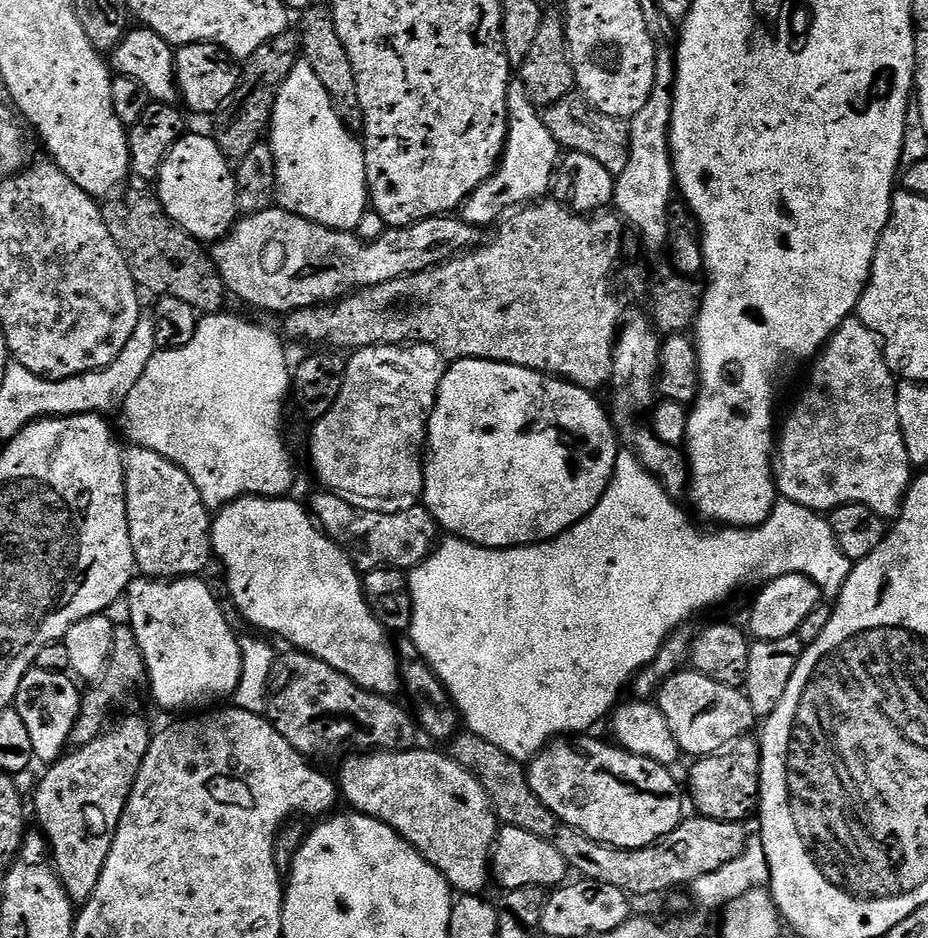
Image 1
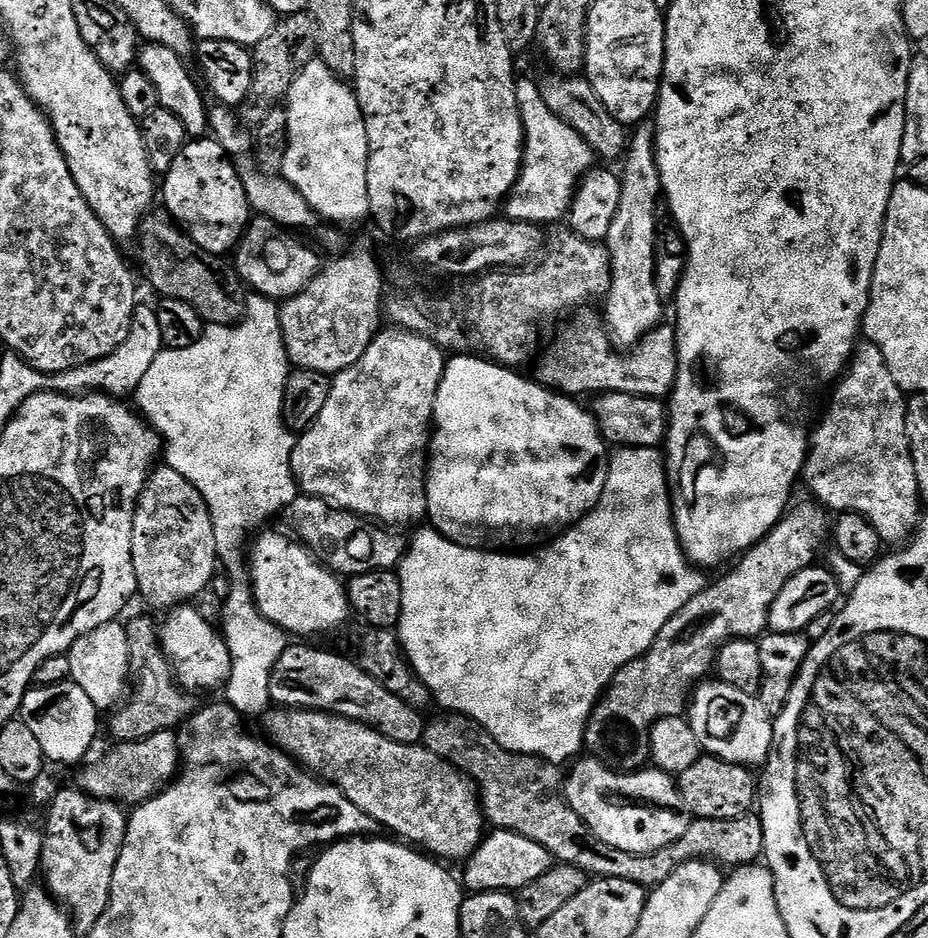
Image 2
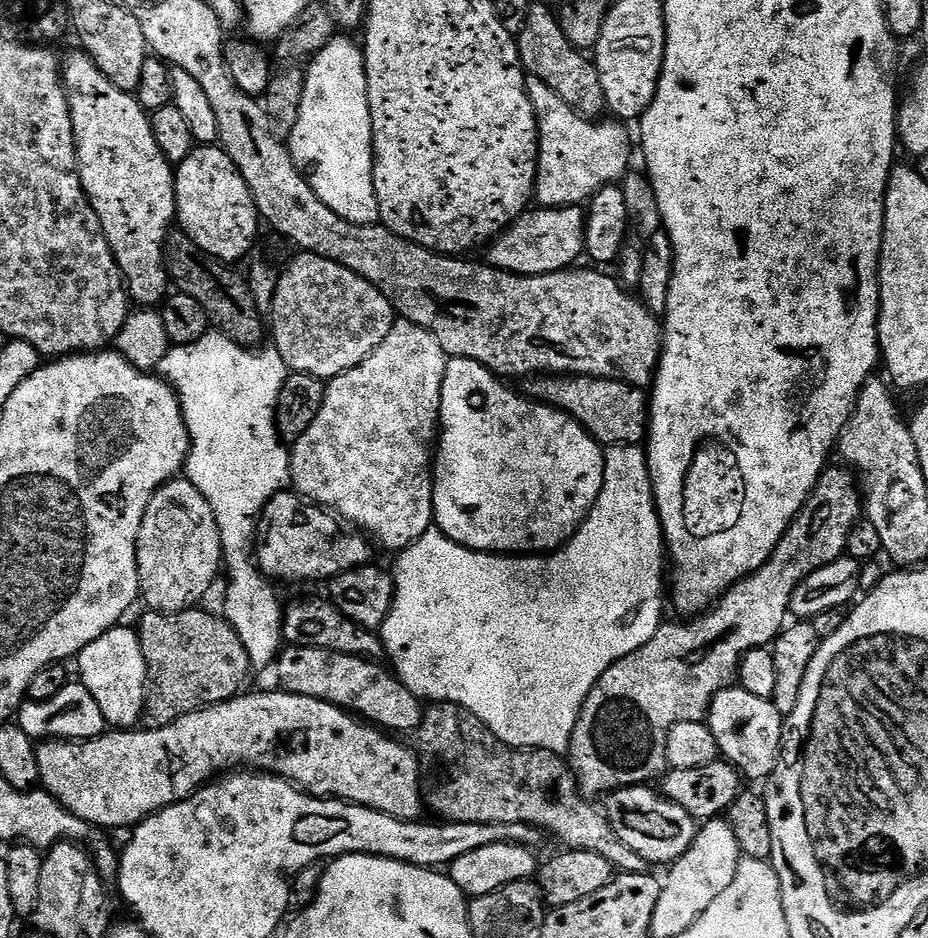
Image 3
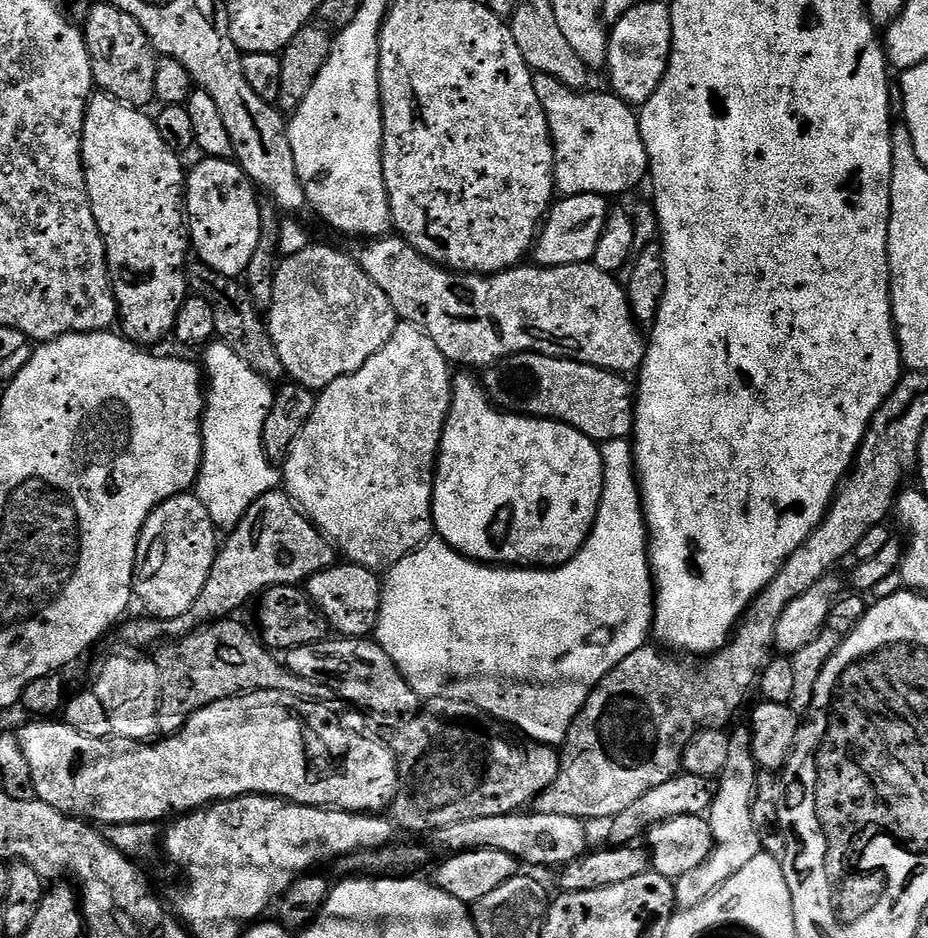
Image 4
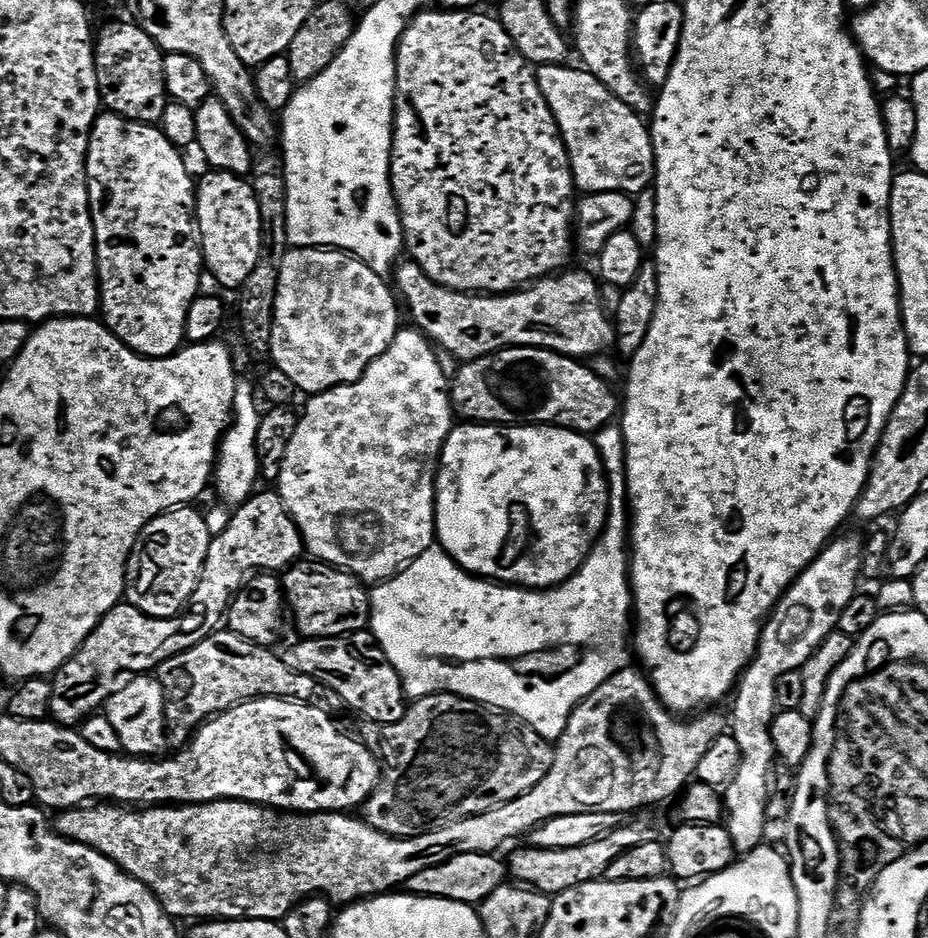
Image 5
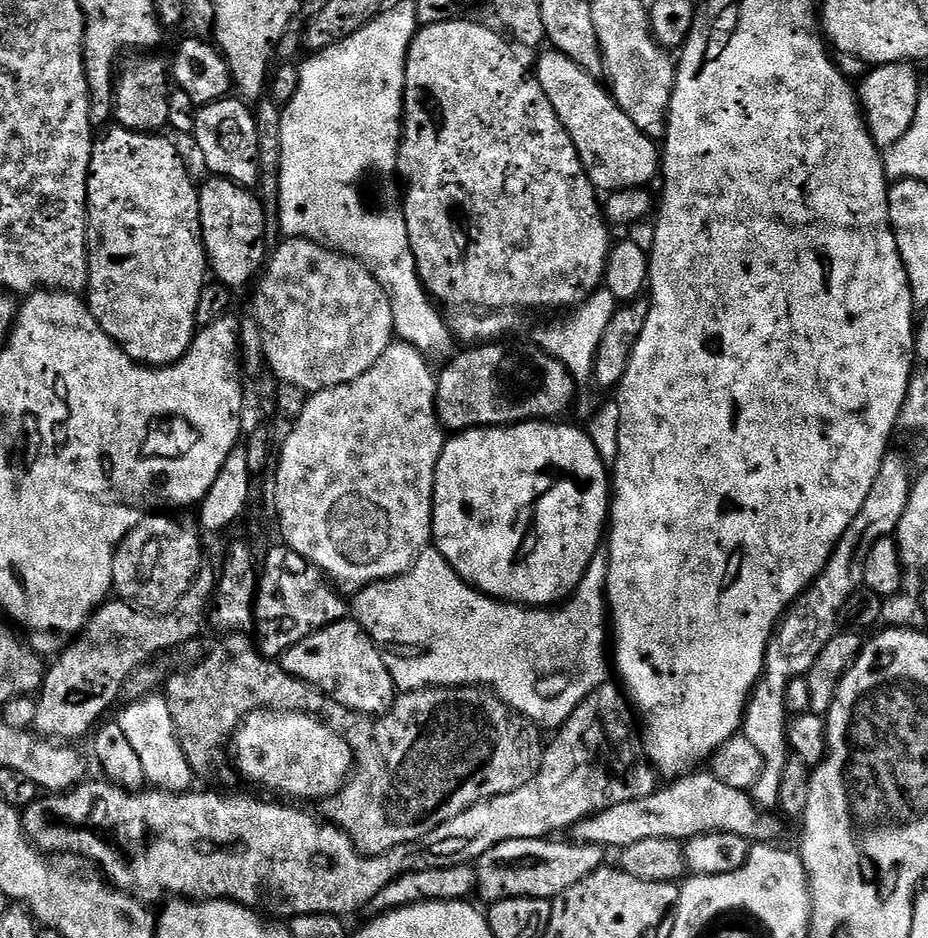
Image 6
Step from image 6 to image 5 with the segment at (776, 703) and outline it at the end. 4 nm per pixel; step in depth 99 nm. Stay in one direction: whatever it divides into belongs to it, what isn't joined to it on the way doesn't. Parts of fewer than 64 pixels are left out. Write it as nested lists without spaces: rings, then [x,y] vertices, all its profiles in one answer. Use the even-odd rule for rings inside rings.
[[[847,532],[829,540],[827,546],[821,550],[820,557],[784,591],[776,607],[772,609],[761,627],[760,641],[756,647],[756,654],[752,657],[752,663],[741,672],[734,689],[736,701],[732,704],[732,712],[730,711],[730,734],[738,742],[740,765],[736,771],[736,777],[723,789],[722,799],[726,813],[726,827],[732,836],[737,853],[753,852],[766,840],[764,827],[767,822],[767,804],[770,797],[768,775],[772,772],[772,763],[777,763],[778,760],[772,737],[772,723],[778,711],[774,698],[774,686],[778,684],[778,678],[782,678],[782,674],[799,672],[804,667],[804,663],[812,657],[814,650],[818,650],[818,646],[826,642],[830,633],[837,631],[842,612],[857,596],[860,588],[858,586],[864,571],[866,540],[863,535],[860,537],[856,532]]]

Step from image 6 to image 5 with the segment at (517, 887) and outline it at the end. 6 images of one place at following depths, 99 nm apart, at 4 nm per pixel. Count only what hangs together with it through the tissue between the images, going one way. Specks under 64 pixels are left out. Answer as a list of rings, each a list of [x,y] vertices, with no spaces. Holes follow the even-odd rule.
[[[632,818],[629,822],[621,822],[615,830],[608,832],[603,838],[586,842],[586,846],[570,846],[566,850],[542,850],[525,846],[520,848],[512,856],[512,864],[510,860],[510,876],[513,881],[519,882],[524,886],[531,886],[537,892],[544,892],[547,896],[554,897],[559,892],[570,890],[574,886],[582,886],[591,880],[599,880],[603,877],[605,870],[610,866],[610,862],[614,862],[614,858],[618,858],[621,854],[626,854],[626,850],[634,850],[634,846],[642,846],[642,842],[650,842],[657,839],[656,824],[652,820],[636,820],[640,818]]]

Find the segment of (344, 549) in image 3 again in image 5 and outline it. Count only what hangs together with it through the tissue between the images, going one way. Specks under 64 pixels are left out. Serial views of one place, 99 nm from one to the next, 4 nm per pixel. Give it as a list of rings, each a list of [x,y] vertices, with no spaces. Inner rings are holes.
[[[257,491],[233,512],[236,513],[233,516],[231,513],[227,517],[222,534],[212,537],[198,586],[194,590],[192,599],[184,605],[177,616],[154,618],[146,615],[142,610],[138,610],[133,604],[127,602],[115,604],[100,619],[98,626],[86,638],[86,642],[82,642],[79,650],[63,664],[59,672],[55,673],[54,679],[51,681],[50,706],[52,707],[52,716],[59,723],[65,726],[76,726],[87,720],[89,716],[99,713],[107,705],[113,692],[116,691],[118,687],[116,679],[123,672],[128,672],[127,674],[155,673],[162,662],[182,654],[186,650],[198,646],[198,642],[210,638],[213,632],[225,623],[233,595],[244,585],[249,576],[259,571],[273,574],[283,573],[305,555],[304,540],[300,537],[298,526],[286,510],[279,491]]]

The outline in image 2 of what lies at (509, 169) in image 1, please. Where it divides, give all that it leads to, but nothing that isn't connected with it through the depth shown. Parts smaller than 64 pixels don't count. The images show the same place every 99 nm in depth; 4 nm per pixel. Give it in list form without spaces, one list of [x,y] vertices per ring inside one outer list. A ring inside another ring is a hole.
[[[517,79],[516,97],[524,127],[524,161],[520,167],[520,177],[508,194],[506,216],[518,222],[547,226],[567,217],[576,187],[594,167],[594,153],[578,130],[562,122],[562,118],[558,118],[558,114],[546,106],[535,79]]]

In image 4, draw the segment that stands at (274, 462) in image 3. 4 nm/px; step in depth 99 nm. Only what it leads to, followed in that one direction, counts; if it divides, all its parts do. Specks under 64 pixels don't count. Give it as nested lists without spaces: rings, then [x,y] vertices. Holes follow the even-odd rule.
[[[222,342],[209,343],[202,355],[206,377],[204,417],[201,420],[203,460],[194,490],[217,529],[231,530],[254,501],[264,493],[275,491],[282,480],[279,469],[266,455],[261,438],[275,391]]]

